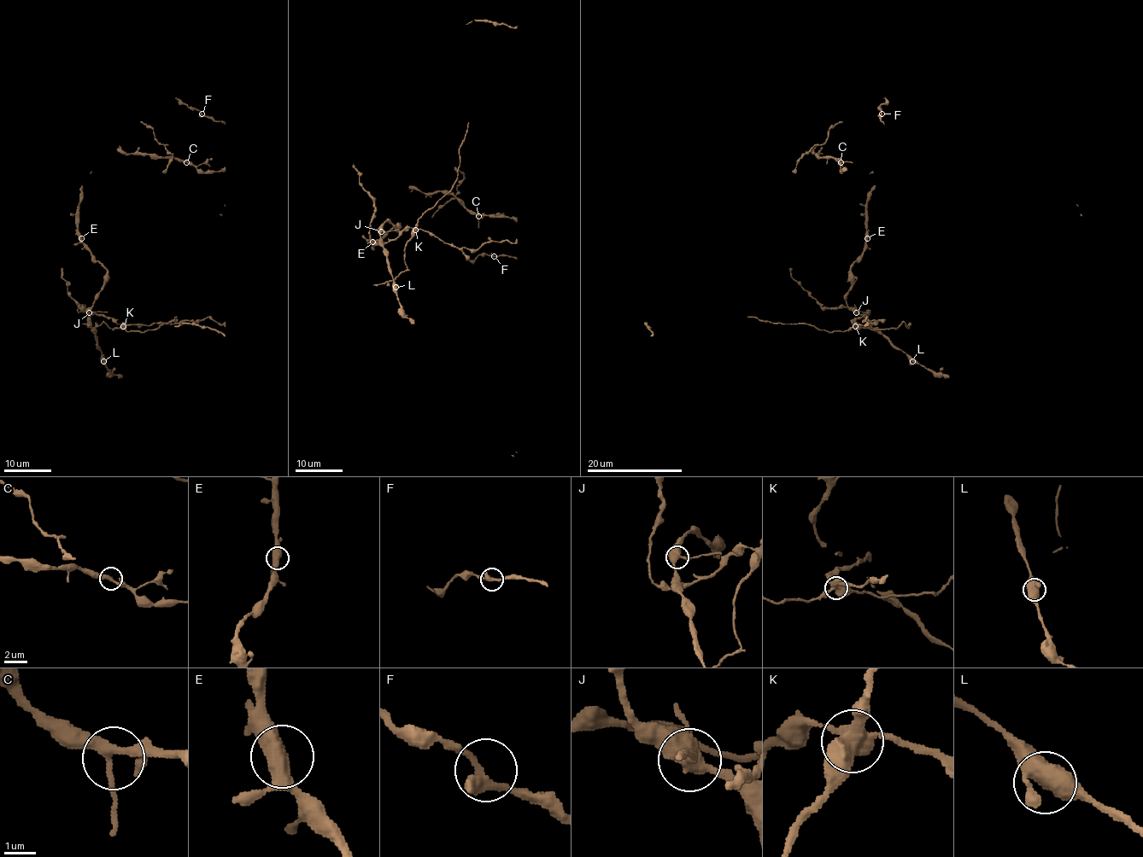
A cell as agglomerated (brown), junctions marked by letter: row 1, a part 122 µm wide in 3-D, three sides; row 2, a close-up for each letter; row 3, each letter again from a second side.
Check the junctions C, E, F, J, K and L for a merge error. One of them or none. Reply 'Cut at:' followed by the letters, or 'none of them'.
Cut at: K

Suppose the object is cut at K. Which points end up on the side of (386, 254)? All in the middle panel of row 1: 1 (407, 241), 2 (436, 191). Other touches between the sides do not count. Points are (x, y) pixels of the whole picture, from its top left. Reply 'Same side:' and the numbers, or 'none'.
Same side: 2

